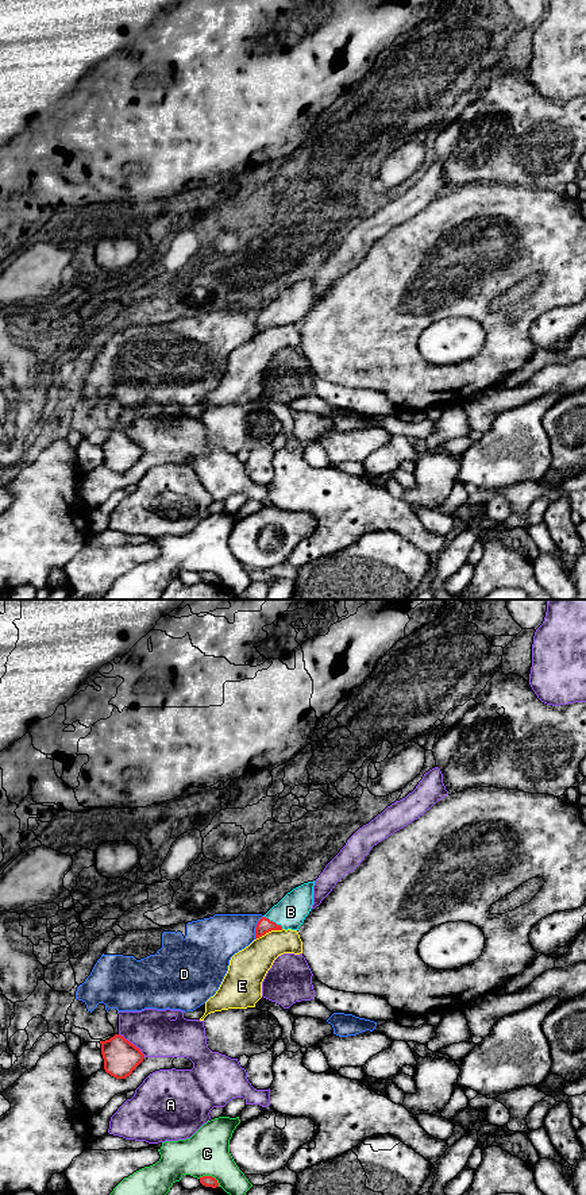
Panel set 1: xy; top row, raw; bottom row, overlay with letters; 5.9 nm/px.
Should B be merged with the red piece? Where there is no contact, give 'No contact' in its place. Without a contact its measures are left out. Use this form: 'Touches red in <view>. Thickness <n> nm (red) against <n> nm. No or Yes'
Touches red in xy. Thickness 90 nm (red) against 190 nm. Yes

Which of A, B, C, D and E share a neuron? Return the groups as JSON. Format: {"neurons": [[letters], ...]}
{"neurons": [["A"], ["B"], ["C"], ["D"], ["E"]]}

